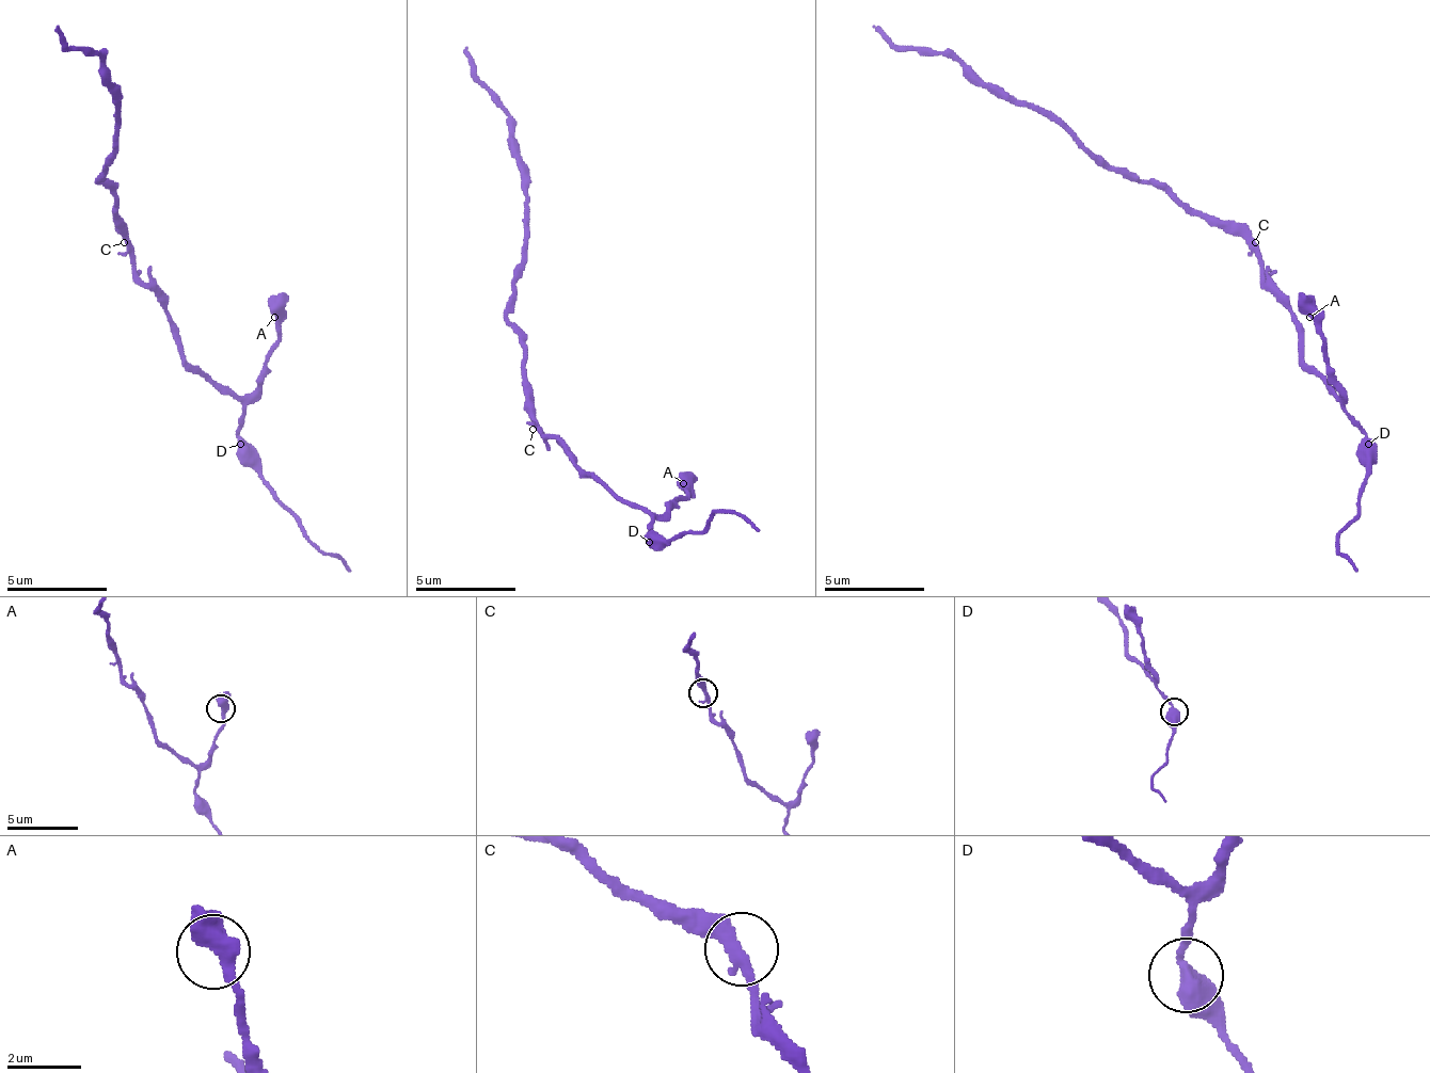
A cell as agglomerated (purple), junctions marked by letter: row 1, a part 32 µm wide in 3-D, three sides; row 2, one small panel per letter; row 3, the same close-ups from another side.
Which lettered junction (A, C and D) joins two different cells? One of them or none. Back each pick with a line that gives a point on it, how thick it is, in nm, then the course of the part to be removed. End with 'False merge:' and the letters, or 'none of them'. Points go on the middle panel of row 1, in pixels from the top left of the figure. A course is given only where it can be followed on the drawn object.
D: Place: (649, 542). Thickness 480 nm. Course of the part to remove: (648, 544), (698, 533), (713, 513), (743, 513), (758, 529)
False merge: D

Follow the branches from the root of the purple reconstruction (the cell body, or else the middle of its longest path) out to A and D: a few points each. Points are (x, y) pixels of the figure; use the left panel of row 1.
A: (129, 242), (133, 272), (169, 311), (179, 352), (219, 387), (244, 397), (259, 382), (280, 337), (274, 317)
D: (129, 242), (133, 272), (169, 311), (169, 322), (179, 337), (179, 352), (244, 407), (239, 443)

